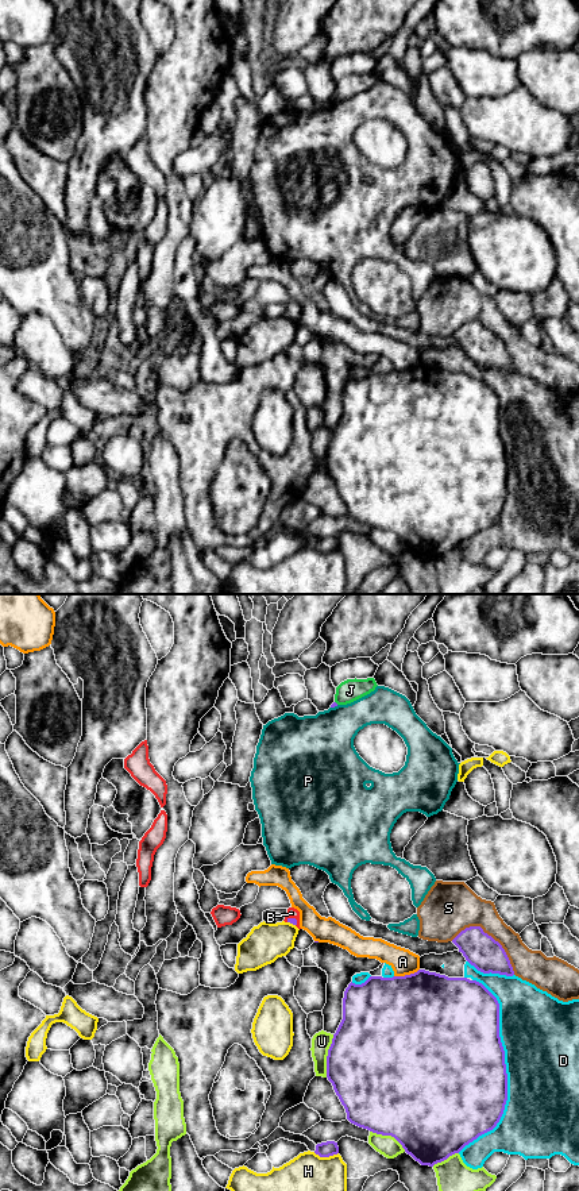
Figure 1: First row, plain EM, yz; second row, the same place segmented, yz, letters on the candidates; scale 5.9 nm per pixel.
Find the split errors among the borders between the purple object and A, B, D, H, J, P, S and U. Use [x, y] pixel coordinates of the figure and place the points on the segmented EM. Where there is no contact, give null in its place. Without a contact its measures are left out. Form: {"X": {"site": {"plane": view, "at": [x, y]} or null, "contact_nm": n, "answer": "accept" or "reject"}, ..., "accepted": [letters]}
{"A": {"site": {"plane": "yz", "at": [406, 975]}, "contact_nm": 160, "answer": "reject"}, "B": {"site": {"plane": "yz", "at": [294, 918]}, "contact_nm": 80, "answer": "accept"}, "D": {"site": {"plane": "yz", "at": [505, 1071]}, "contact_nm": 1050, "answer": "reject"}, "H": {"site": {"plane": "yz", "at": [325, 1156]}, "contact_nm": 150, "answer": "reject"}, "J": {"site": null, "answer": "reject"}, "P": {"site": {"plane": "yz", "at": [334, 706]}, "contact_nm": 50, "answer": "reject"}, "S": {"site": {"plane": "yz", "at": [490, 936]}, "contact_nm": 440, "answer": "reject"}, "U": {"site": {"plane": "yz", "at": [327, 1056]}, "contact_nm": 260, "answer": "reject"}, "accepted": ["B"]}

